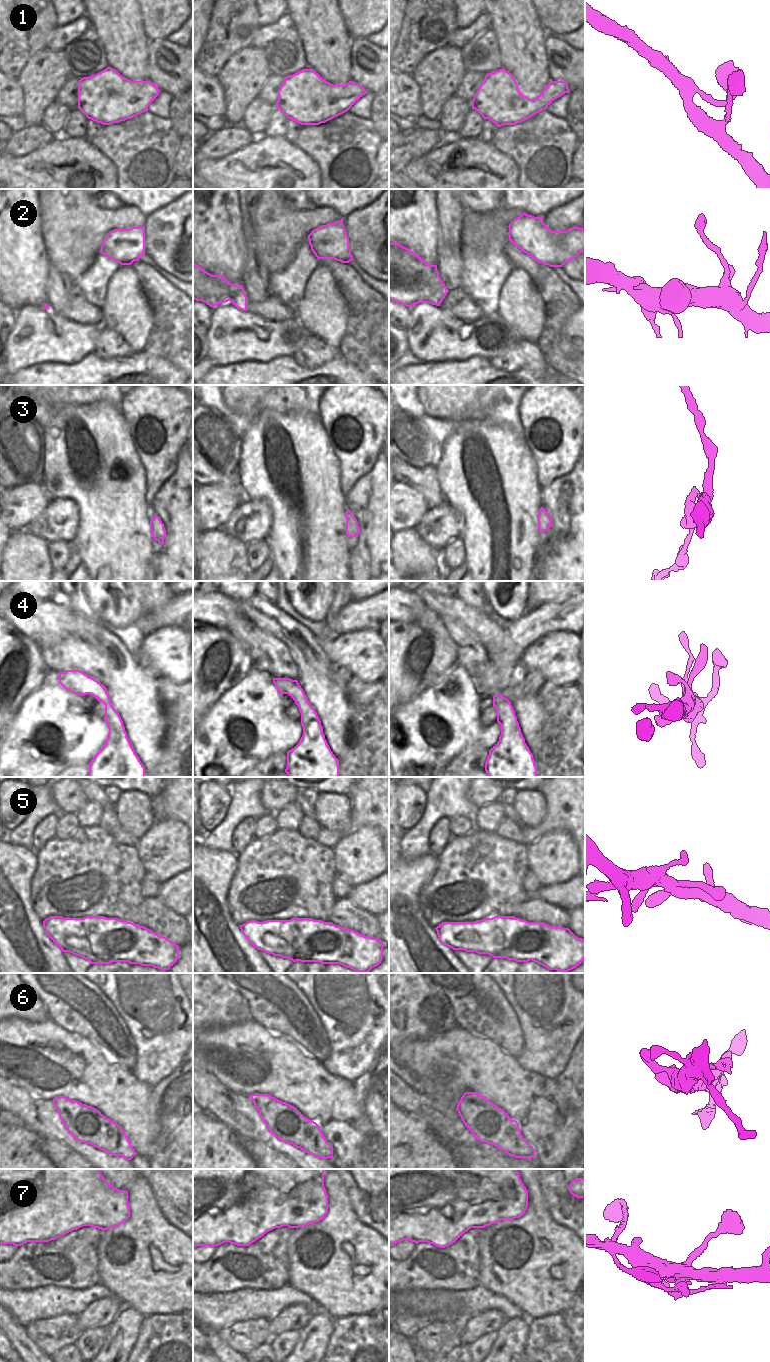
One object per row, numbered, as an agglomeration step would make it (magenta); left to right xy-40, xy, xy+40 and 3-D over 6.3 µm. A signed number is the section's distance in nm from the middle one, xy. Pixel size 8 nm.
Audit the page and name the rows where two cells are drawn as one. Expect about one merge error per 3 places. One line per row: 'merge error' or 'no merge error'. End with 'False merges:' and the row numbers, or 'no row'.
1: no merge error
2: no merge error
3: merge error
4: no merge error
5: no merge error
6: no merge error
7: merge error
False merges: 3, 7

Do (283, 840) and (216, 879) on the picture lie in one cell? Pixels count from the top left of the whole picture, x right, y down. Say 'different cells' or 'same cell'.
different cells

